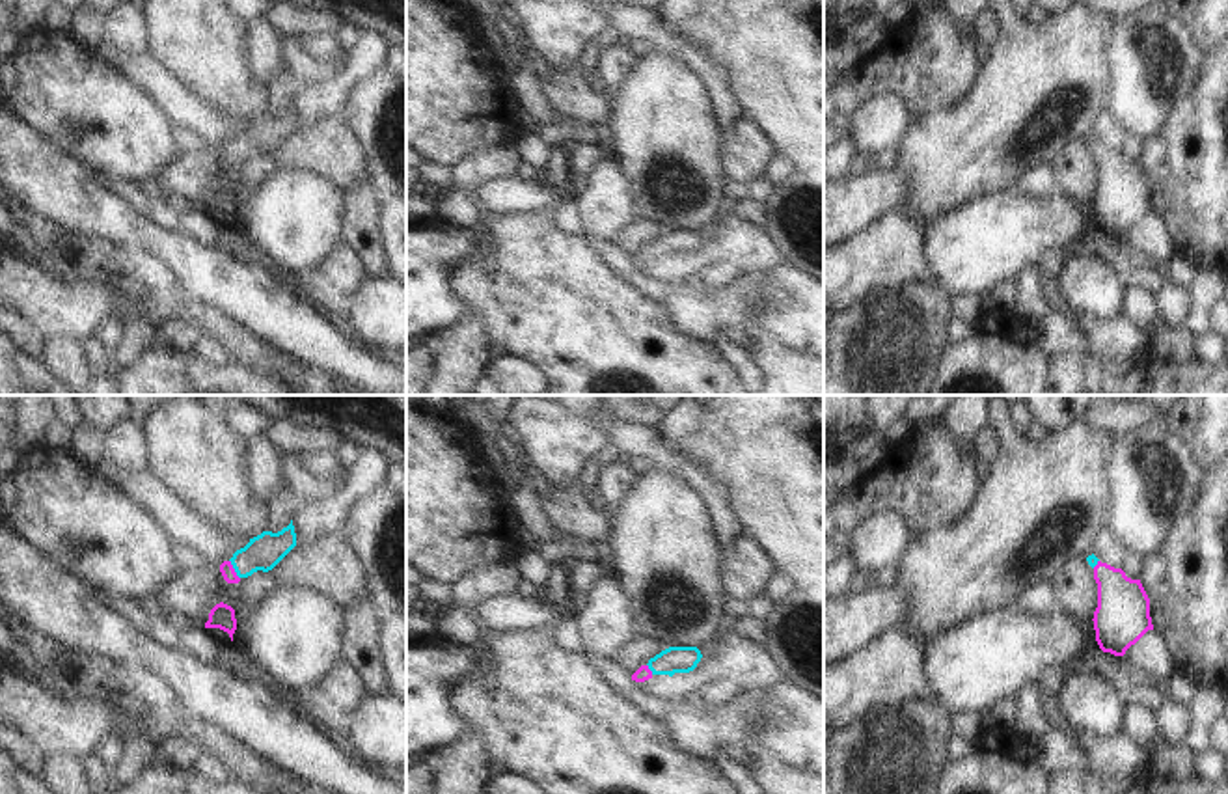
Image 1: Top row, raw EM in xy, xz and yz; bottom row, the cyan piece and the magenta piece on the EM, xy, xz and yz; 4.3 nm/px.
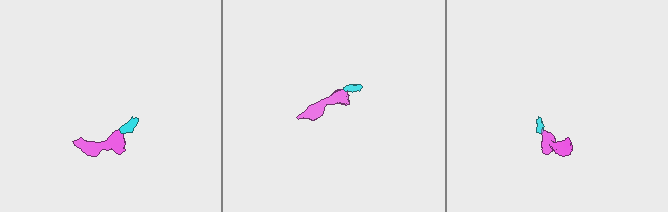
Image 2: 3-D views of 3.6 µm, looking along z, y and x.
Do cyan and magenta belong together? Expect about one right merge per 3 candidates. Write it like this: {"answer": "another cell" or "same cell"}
{"answer": "same cell"}

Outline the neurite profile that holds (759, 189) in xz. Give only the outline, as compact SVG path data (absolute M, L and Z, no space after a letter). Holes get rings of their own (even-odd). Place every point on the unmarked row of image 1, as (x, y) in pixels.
M766 175L751 179L745 185L747 198L751 198L757 203L764 203L770 192L773 190L773 183Z

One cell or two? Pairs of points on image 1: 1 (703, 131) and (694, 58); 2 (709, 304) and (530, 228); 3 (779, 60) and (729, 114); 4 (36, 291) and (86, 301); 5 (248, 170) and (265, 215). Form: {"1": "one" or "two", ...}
{"1": "two", "2": "two", "3": "two", "4": "one", "5": "two"}

